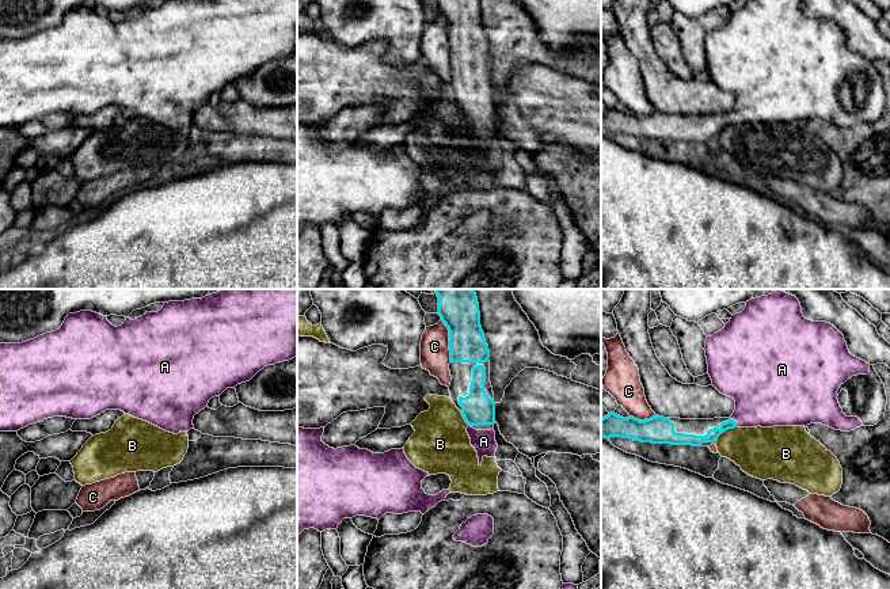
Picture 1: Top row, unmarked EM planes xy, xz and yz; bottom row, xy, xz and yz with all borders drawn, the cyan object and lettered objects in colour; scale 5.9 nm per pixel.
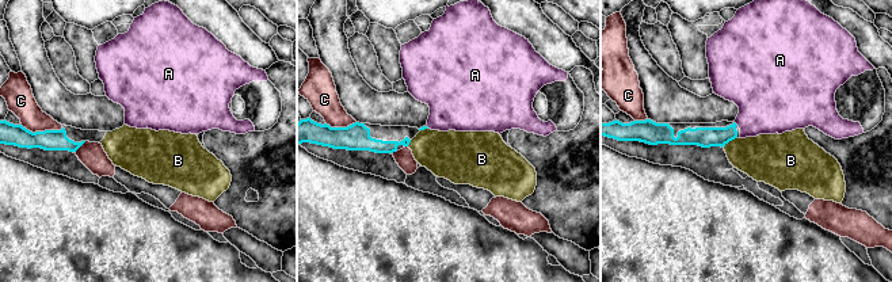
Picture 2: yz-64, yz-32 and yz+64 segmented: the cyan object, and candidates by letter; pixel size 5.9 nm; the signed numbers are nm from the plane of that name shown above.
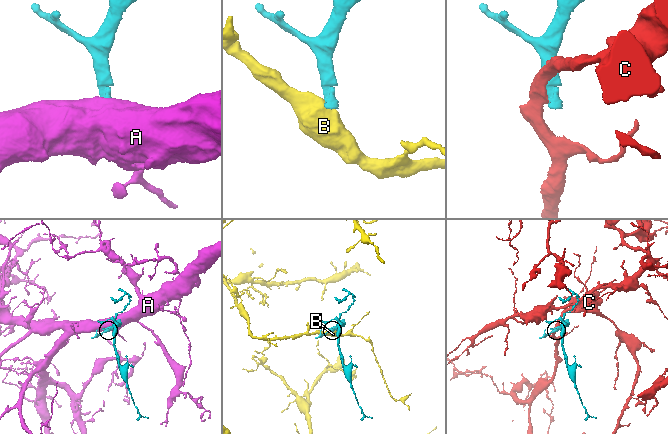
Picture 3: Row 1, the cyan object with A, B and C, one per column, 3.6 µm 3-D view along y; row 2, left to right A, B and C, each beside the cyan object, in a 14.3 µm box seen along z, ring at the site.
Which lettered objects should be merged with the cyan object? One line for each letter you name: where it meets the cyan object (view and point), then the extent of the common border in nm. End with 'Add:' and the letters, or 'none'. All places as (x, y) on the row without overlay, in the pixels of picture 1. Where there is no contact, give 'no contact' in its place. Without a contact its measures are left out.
A: contact yz (734, 118); length 70 nm
Add: A

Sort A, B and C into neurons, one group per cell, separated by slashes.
A / B / C

